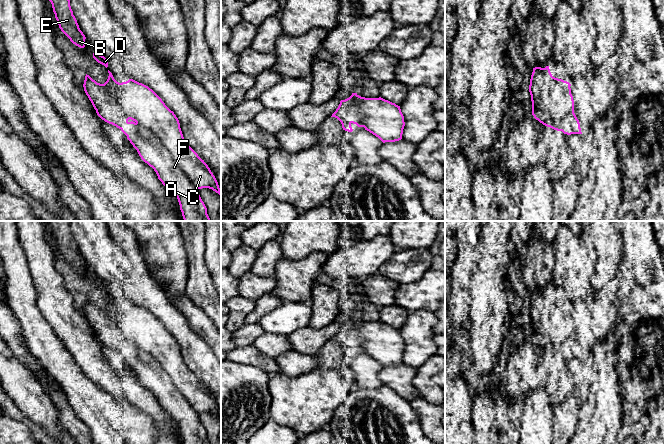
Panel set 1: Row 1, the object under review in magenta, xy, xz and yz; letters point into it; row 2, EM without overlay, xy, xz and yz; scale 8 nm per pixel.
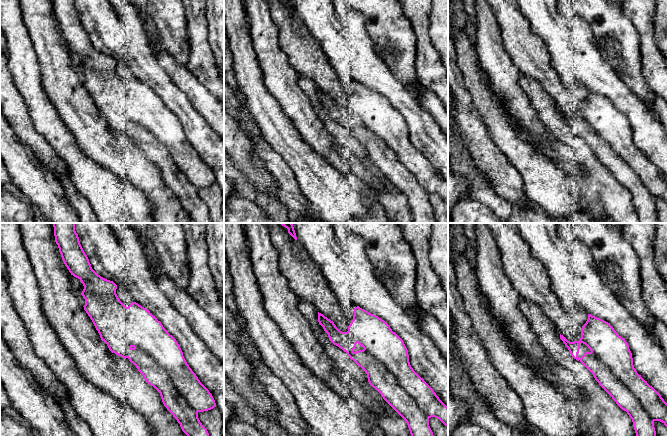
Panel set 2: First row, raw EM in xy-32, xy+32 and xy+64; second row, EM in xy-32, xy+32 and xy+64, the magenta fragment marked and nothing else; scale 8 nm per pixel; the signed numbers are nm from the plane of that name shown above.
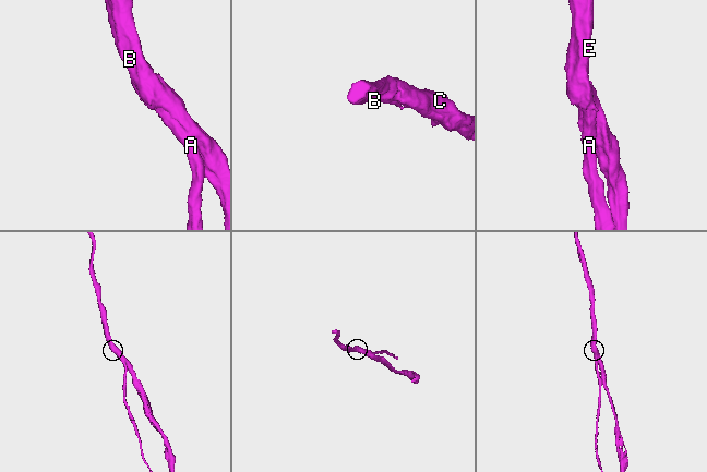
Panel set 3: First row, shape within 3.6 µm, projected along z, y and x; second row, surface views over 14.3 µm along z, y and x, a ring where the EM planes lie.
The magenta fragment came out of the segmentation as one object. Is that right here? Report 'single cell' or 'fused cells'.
fused cells

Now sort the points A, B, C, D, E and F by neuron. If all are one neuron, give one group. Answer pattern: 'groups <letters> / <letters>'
groups A F / B C D E

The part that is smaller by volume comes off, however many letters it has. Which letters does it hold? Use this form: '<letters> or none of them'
A, F

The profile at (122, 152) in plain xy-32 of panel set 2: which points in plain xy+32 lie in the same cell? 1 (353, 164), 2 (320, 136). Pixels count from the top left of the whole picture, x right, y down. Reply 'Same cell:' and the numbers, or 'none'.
Same cell: 1, 2

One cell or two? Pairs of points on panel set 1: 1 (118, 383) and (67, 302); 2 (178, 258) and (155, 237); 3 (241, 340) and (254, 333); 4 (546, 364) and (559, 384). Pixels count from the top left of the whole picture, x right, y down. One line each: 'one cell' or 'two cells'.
1: one cell
2: one cell
3: one cell
4: one cell

